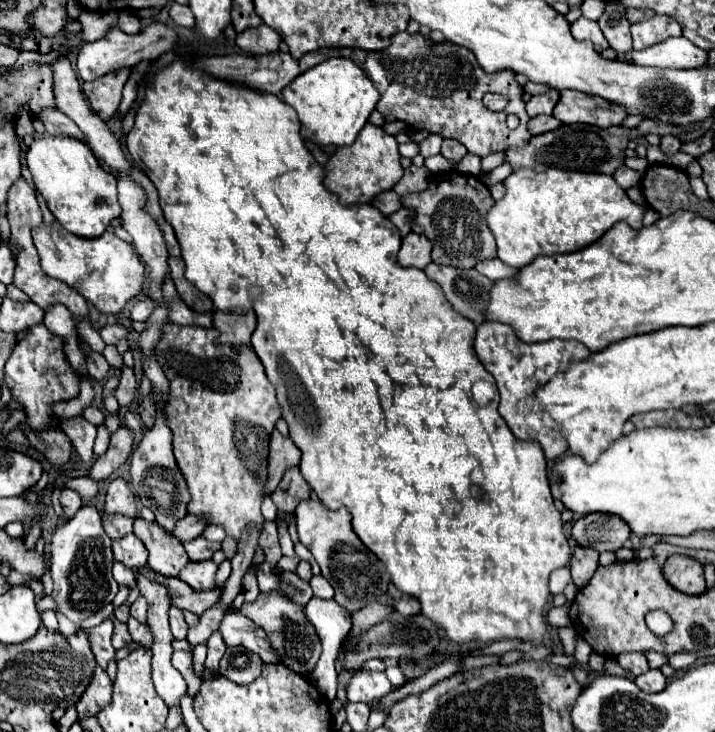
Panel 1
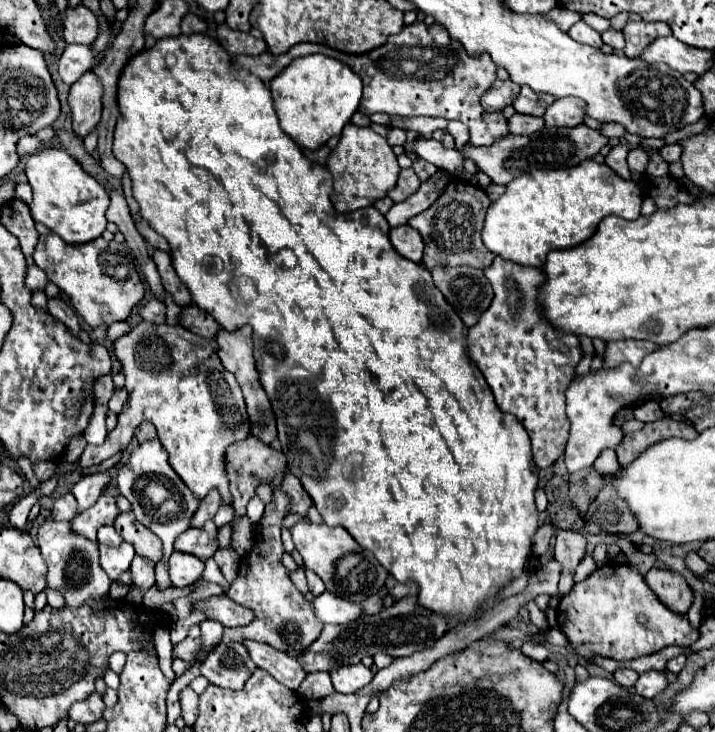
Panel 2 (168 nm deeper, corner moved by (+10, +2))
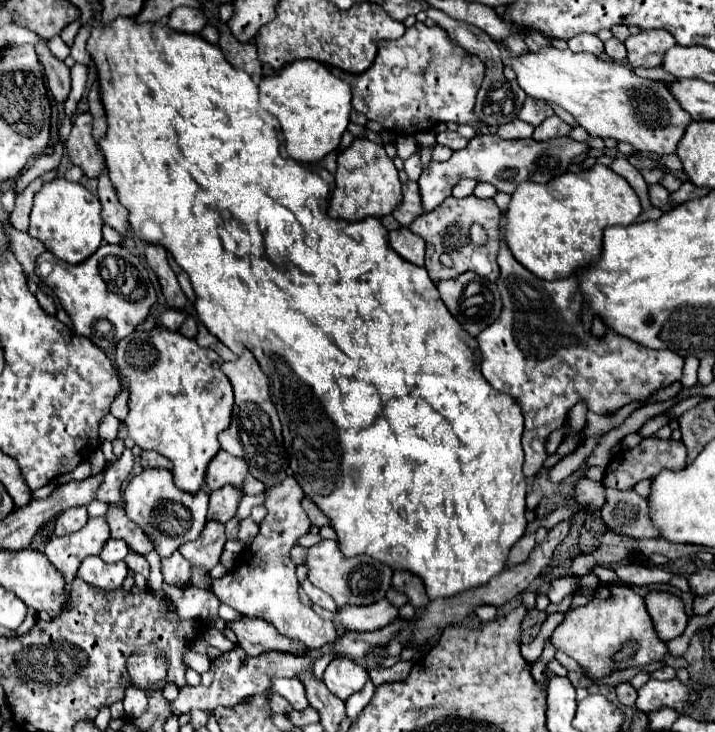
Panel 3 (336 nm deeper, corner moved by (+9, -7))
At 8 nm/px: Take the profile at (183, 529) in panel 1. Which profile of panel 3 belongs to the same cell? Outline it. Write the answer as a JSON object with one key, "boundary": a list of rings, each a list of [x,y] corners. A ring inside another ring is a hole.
{"boundary":[[[227,485],[227,487],[221,487],[219,491],[213,491],[211,501],[209,501],[207,519],[227,523],[229,519],[235,517],[239,501],[243,499],[243,495],[245,495],[243,489],[239,489],[235,485]]]}

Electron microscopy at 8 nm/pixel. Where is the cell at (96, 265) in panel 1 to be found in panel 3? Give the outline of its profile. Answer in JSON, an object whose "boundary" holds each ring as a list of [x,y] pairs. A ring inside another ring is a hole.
{"boundary":[[[101,245],[97,253],[79,265],[57,261],[55,255],[45,251],[35,261],[35,275],[57,295],[71,317],[75,333],[89,337],[109,357],[113,357],[115,345],[147,319],[157,299],[145,263],[121,245]]]}

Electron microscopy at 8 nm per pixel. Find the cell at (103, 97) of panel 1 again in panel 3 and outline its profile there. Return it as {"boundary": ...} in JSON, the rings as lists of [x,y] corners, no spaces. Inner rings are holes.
{"boundary":[[[81,113],[75,119],[65,147],[67,147],[67,153],[73,165],[81,167],[85,177],[97,179],[101,171],[105,169],[103,153],[97,149],[97,143],[91,137],[91,115],[89,113]]]}

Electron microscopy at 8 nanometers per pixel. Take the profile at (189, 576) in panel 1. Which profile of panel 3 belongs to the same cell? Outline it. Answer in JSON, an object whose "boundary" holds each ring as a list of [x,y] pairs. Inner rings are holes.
{"boundary":[[[175,551],[171,557],[161,559],[161,573],[165,583],[175,585],[175,587],[183,587],[189,583],[189,571],[191,571],[191,563],[185,561],[185,557]]]}

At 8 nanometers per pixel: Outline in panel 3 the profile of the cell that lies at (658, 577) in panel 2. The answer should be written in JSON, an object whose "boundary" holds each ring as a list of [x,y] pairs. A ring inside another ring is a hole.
{"boundary":[[[651,591],[645,597],[645,605],[661,641],[667,643],[683,635],[687,627],[687,615],[679,597],[663,591]]]}

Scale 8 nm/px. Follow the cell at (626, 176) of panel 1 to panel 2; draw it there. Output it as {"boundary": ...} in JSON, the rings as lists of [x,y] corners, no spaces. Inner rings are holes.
{"boundary":[[[634,148],[628,152],[628,168],[632,172],[642,174],[646,170],[646,164],[648,164],[648,154],[642,148]]]}

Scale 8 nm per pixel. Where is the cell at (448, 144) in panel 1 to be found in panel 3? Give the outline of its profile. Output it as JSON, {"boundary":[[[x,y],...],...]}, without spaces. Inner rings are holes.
{"boundary":[[[443,131],[443,133],[437,133],[437,143],[439,145],[447,145],[447,147],[451,147],[453,151],[457,151],[457,149],[463,149],[463,147],[467,147],[467,139],[465,137],[461,137],[457,131]]]}

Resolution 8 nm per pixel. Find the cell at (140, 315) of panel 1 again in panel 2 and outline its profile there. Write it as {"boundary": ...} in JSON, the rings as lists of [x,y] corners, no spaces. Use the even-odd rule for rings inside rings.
{"boundary":[[[156,298],[148,300],[148,302],[140,308],[140,316],[142,316],[144,320],[156,322],[156,324],[164,322],[164,314],[166,314],[166,306],[164,306],[162,302],[158,302]]]}

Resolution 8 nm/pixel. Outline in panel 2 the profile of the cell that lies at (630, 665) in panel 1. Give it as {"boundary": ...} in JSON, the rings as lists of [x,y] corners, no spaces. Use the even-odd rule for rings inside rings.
{"boundary":[[[618,668],[618,670],[614,672],[614,678],[616,678],[616,682],[622,684],[624,688],[632,688],[634,682],[636,682],[636,678],[638,678],[638,672],[634,672],[632,668]]]}

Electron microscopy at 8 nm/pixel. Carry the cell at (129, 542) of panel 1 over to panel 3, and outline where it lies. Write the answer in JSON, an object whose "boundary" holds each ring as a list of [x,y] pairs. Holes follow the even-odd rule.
{"boundary":[[[87,557],[77,573],[77,577],[81,577],[87,585],[99,591],[111,591],[121,587],[125,575],[127,575],[125,561],[103,563],[101,557]]]}

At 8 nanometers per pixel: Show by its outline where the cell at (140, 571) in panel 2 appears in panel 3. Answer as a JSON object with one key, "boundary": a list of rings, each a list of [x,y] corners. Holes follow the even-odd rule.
{"boundary":[[[129,551],[129,555],[125,557],[125,563],[133,573],[141,573],[145,579],[149,579],[149,563],[143,555],[137,555],[137,553]]]}

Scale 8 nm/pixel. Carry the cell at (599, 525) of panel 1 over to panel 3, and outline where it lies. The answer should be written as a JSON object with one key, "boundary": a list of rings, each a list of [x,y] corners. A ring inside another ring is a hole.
{"boundary":[[[605,489],[607,503],[601,511],[601,519],[613,533],[627,535],[633,539],[655,539],[659,537],[659,529],[655,529],[651,521],[651,509],[647,499],[639,497],[633,489],[631,491],[617,491]]]}

